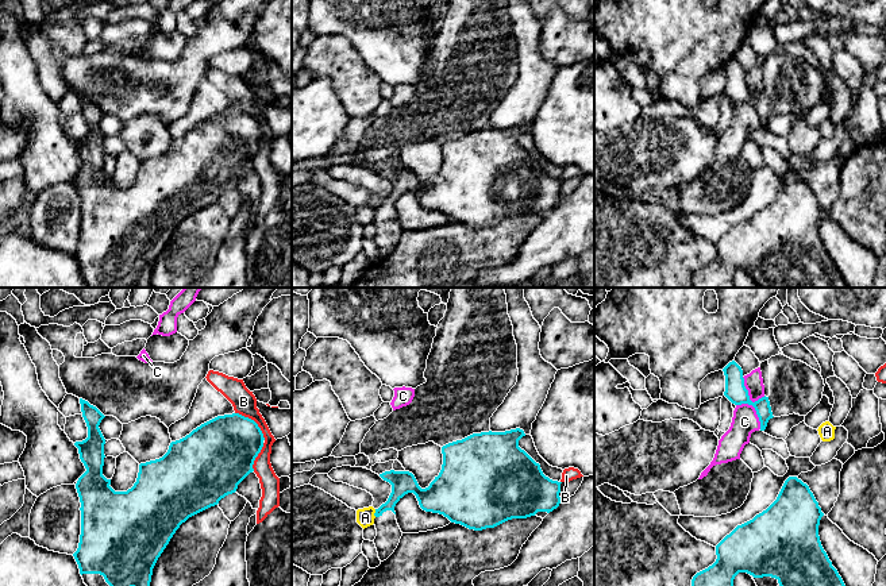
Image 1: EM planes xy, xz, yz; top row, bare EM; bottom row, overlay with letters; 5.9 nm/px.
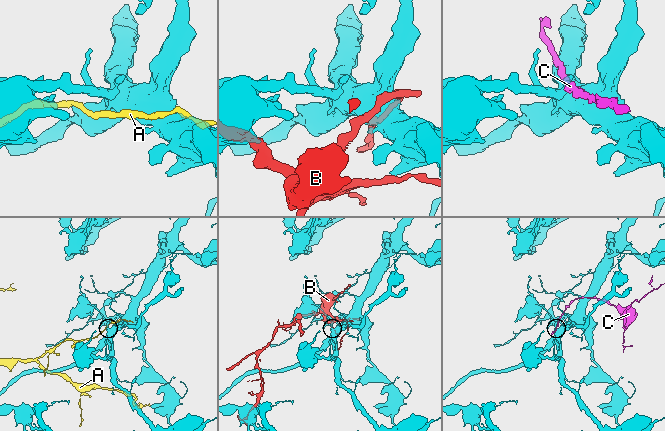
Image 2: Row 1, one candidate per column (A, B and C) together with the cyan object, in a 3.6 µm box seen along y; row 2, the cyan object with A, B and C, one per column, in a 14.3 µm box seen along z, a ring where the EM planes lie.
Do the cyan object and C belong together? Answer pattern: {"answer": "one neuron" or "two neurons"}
{"answer": "two neurons"}

